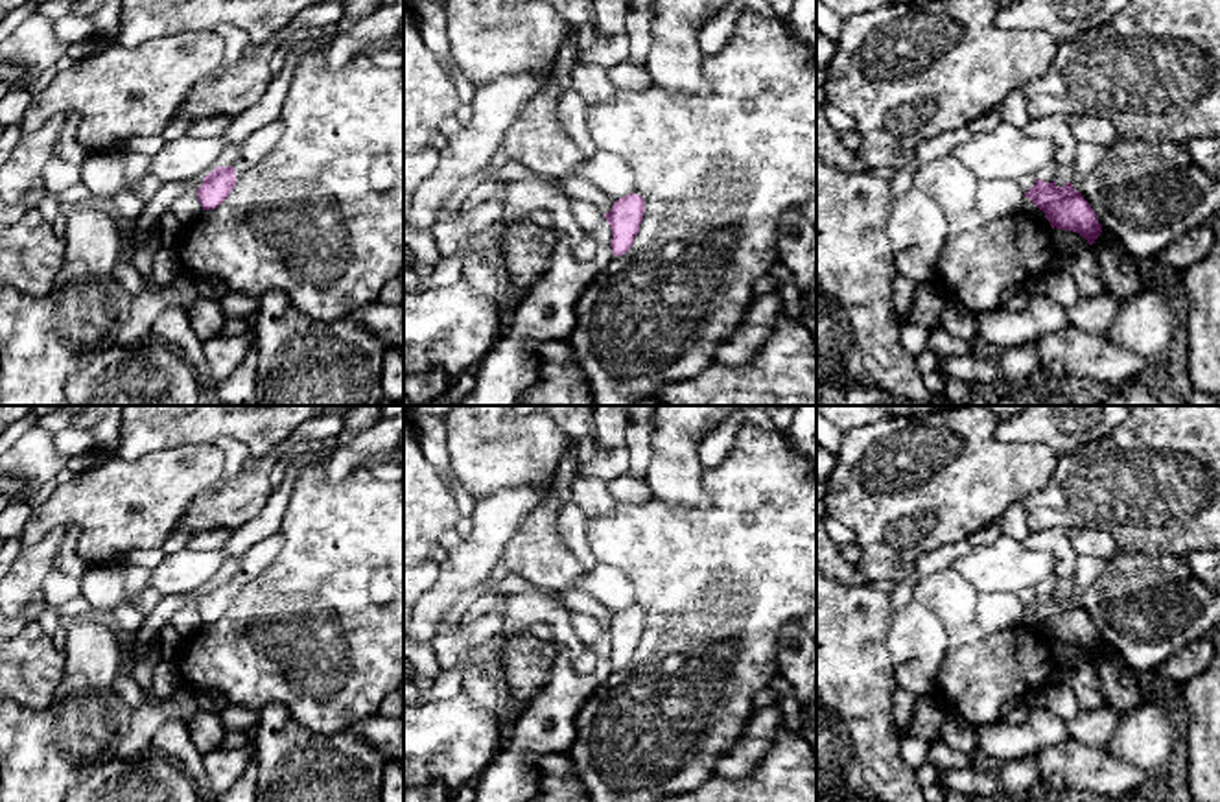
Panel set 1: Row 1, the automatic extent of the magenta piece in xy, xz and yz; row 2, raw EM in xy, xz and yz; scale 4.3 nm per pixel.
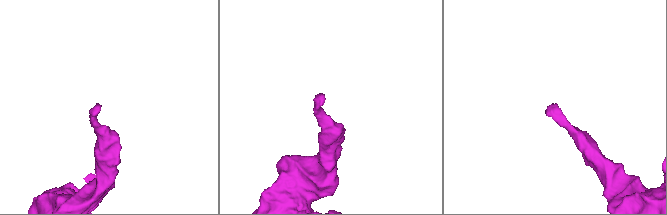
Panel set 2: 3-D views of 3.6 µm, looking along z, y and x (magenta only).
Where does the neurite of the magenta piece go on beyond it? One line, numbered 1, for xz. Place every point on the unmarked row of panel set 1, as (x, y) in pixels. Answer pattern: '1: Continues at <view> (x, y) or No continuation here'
1: No continuation here

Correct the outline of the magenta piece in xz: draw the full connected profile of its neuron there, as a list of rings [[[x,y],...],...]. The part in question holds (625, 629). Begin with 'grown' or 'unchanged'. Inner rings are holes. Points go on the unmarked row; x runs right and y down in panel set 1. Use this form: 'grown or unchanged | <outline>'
unchanged | [[[628,607],[619,610],[608,627],[604,627],[606,634],[612,642],[612,666],[614,669],[625,667],[639,643],[641,632],[645,625],[645,612],[638,607]]]

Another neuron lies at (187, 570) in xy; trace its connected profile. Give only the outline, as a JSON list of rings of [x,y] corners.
[[[184,548],[164,559],[149,572],[147,586],[166,596],[190,596],[217,581],[219,570],[227,564],[227,551],[197,551]]]

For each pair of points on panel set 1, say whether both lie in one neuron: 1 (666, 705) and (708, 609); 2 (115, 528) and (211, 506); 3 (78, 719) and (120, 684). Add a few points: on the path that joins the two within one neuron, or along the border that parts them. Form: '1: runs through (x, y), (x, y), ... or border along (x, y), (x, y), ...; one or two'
1: runs through (690, 681), (704, 660), (708, 633); one
2: border along (216, 482), (190, 504), (175, 526); two
3: border along (109, 686), (133, 708); two

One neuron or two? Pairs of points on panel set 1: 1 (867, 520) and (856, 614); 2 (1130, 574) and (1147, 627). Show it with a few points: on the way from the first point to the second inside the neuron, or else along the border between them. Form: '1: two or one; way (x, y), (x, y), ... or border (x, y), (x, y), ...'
1: two; border (865, 581), (879, 587)
2: one; way (1134, 587), (1147, 614)

